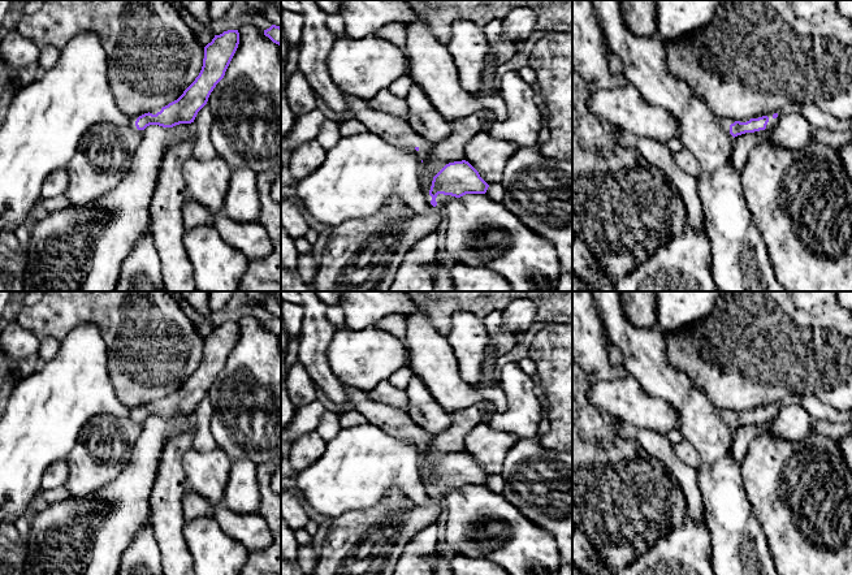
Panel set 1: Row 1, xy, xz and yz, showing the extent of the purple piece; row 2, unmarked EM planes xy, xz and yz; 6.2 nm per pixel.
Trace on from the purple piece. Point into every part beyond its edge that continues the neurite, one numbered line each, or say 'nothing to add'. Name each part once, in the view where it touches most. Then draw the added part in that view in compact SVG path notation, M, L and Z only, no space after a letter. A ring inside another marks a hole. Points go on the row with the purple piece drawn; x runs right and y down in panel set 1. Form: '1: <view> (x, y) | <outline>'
1: xz (441, 199) | M428 183L428 185L424 187L423 194L424 194L425 202L428 203L428 206L429 206L431 208L437 208L438 211L445 212L445 211L446 211L446 206L447 206L447 200L449 200L450 198L453 198L453 196L451 196L451 195L438 194L437 198L436 198L437 206L433 207L433 206L431 204L432 196L429 195L431 186L432 186L432 183Z

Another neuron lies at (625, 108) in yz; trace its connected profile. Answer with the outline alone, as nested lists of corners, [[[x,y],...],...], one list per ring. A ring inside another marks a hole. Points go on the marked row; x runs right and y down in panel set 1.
[[[628,83],[589,94],[591,113],[619,130],[665,143],[678,138],[676,120],[663,108],[648,104],[639,90]]]

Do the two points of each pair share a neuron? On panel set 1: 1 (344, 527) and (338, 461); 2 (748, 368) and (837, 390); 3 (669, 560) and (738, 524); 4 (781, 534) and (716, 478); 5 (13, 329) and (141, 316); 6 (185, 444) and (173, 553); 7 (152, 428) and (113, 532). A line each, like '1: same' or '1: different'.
1: different
2: same
3: different
4: different
5: different
6: same
7: same

